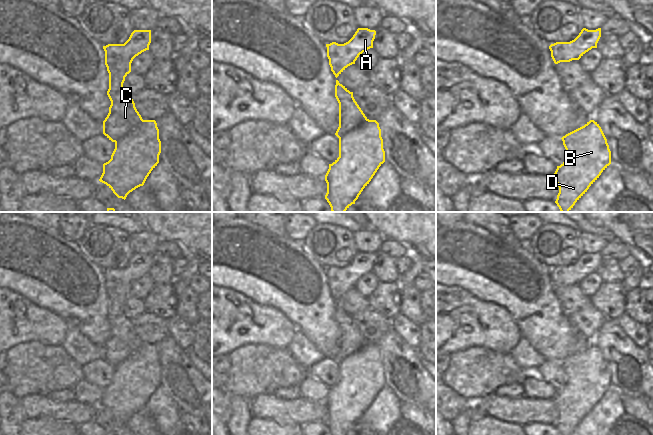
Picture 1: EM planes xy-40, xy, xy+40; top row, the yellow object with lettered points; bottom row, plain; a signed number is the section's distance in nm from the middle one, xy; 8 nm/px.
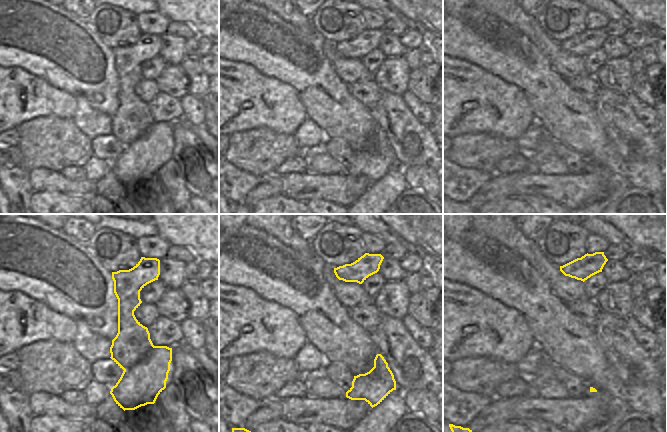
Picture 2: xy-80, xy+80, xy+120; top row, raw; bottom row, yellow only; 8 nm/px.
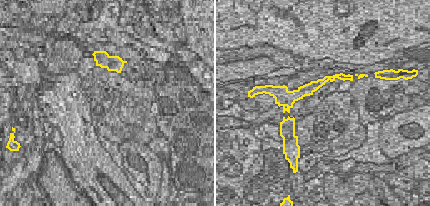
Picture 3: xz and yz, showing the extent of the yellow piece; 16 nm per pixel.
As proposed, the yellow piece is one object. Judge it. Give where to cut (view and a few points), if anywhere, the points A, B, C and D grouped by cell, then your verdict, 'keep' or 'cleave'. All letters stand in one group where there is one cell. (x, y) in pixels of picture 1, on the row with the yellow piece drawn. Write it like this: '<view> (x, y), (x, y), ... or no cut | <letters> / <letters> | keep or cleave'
xy-40 (142, 119), (115, 142) | A C / B D | cleave

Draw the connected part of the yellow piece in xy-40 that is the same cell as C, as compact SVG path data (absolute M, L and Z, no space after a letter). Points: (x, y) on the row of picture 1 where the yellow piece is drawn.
M134 30L124 44L108 44L103 46L105 65L109 73L109 89L107 95L111 101L109 113L103 121L103 134L112 142L116 142L131 132L143 119L135 107L132 97L123 89L125 77L131 72L133 59L149 50L151 30Z

